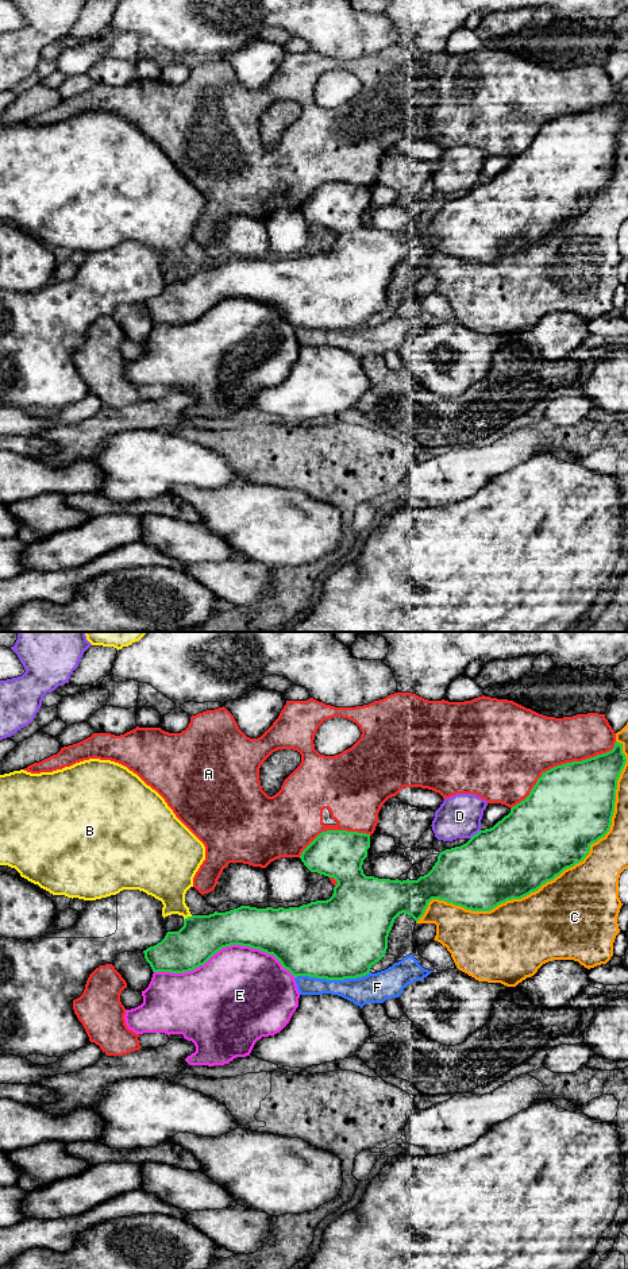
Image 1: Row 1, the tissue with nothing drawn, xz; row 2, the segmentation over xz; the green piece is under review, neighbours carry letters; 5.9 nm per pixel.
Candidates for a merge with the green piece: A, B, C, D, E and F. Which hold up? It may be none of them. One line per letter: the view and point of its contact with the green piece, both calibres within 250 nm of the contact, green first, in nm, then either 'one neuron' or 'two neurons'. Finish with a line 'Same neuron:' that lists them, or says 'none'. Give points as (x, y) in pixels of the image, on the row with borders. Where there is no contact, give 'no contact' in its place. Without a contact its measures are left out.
A: meets green in xz at (562, 764); 500 nm thick on the green side, 400 nm on the other; two neurons
B: meets green in xz at (188, 917); 260 nm thick on the green side, 260 nm on the other; two neurons
C: meets green in xz at (554, 878); 480 nm thick on the green side, 480 nm on the other; two neurons
D: meets green in xz at (474, 834); 460 nm thick on the green side, 260 nm on the other; two neurons
E: meets green in xz at (224, 947); 260 nm thick on the green side, 480 nm on the other; two neurons
F: meets green in xz at (332, 979); 480 nm thick on the green side, 180 nm on the other; two neurons
Same neuron: none

